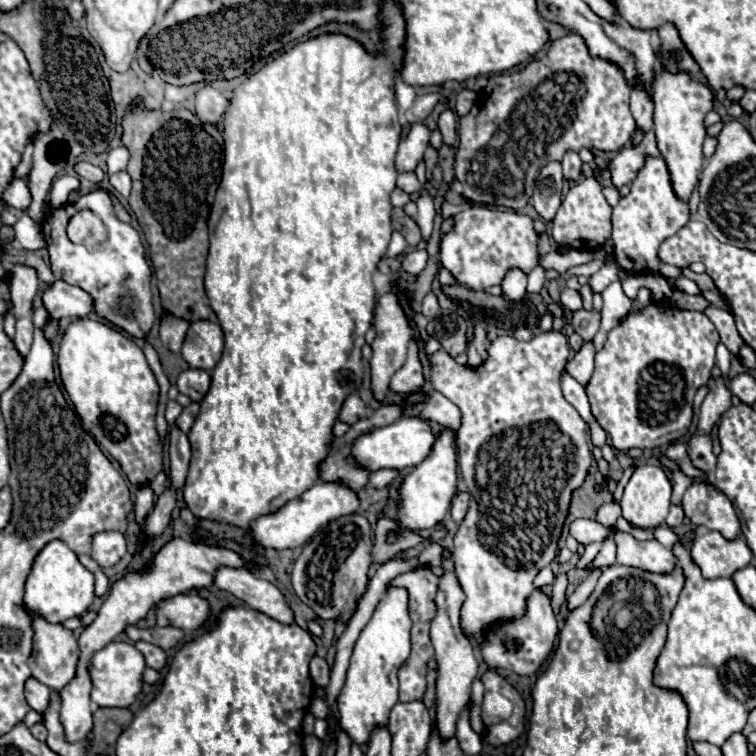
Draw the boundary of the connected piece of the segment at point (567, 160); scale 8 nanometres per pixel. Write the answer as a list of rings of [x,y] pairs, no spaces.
[[[567,152],[567,154],[563,156],[561,166],[563,166],[563,176],[565,176],[565,180],[579,180],[581,170],[583,170],[583,162],[581,162],[581,158],[579,158],[577,152]]]

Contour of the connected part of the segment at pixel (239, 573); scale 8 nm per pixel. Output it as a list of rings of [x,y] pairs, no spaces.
[[[217,568],[213,586],[243,600],[249,608],[267,614],[283,624],[293,624],[293,612],[283,594],[267,580],[259,580],[243,568]]]

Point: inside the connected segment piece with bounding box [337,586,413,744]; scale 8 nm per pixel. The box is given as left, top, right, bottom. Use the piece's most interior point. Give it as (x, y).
(370, 691)

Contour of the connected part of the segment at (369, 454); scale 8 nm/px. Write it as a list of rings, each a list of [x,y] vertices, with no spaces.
[[[405,416],[389,426],[373,430],[367,436],[359,436],[355,440],[351,454],[357,460],[357,464],[365,466],[371,472],[377,472],[381,468],[409,470],[409,468],[421,464],[421,460],[425,460],[425,456],[429,456],[429,452],[433,450],[433,440],[435,440],[435,434],[431,432],[431,426],[423,416]]]

